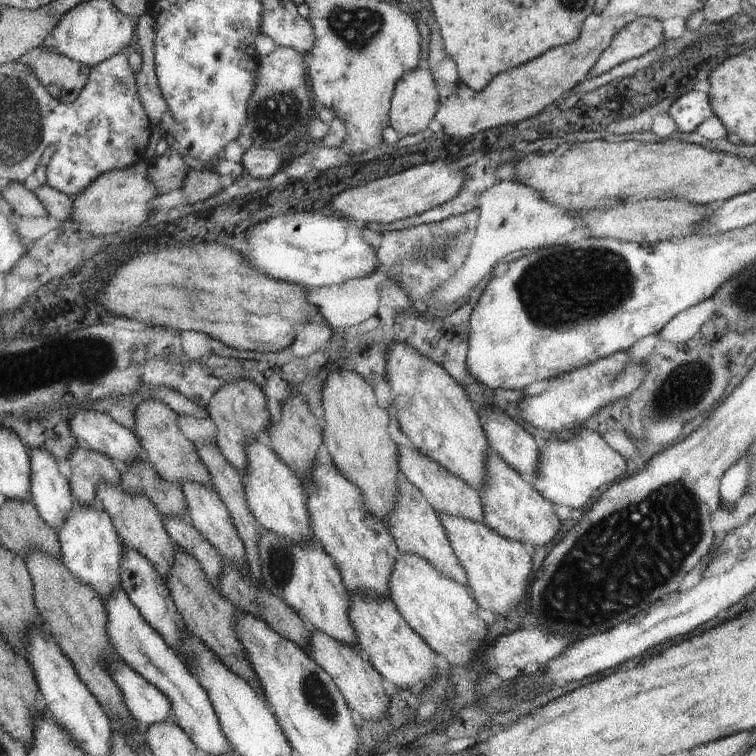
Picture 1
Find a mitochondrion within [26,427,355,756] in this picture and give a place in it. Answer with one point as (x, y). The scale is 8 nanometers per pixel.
(315, 693)

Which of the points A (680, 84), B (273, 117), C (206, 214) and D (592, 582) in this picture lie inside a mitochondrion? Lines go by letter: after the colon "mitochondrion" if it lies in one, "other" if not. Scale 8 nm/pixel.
A: other
B: mitochondrion
C: other
D: mitochondrion

